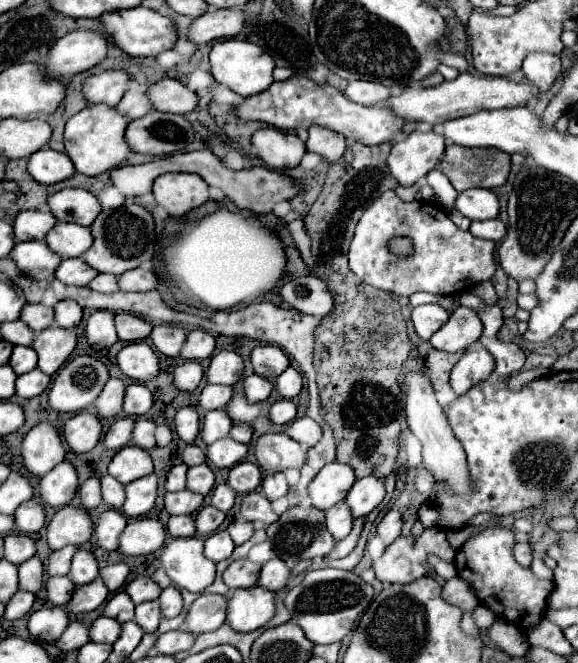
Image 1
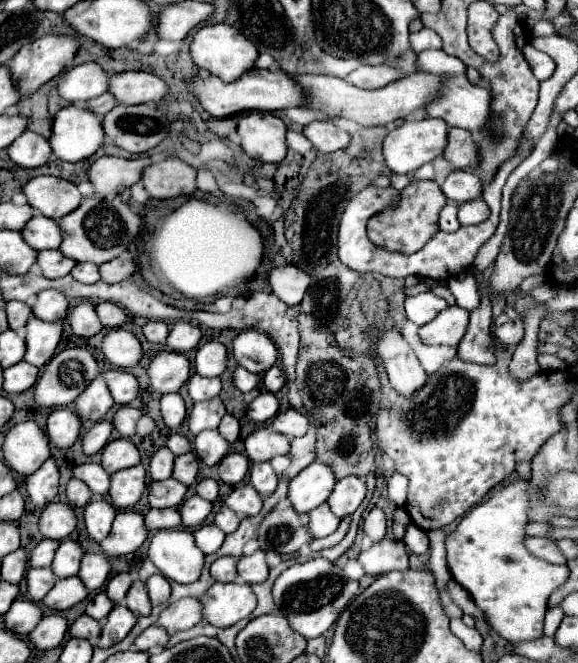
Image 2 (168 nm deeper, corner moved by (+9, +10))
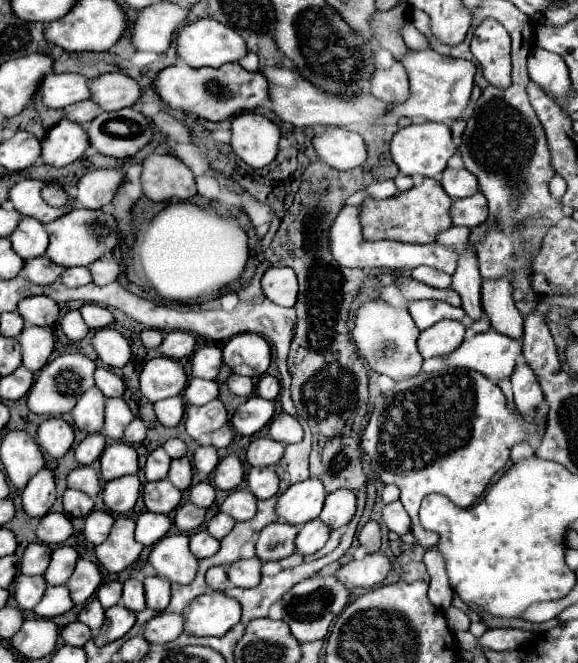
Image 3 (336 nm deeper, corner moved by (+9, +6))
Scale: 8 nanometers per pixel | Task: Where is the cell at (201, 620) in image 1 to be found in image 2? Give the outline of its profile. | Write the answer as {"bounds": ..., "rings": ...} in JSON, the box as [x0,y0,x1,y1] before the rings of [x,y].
{"bounds":[157,597,201,633],"rings":[[[185,597],[177,603],[167,605],[159,619],[157,625],[163,627],[167,633],[175,633],[175,631],[183,631],[183,629],[191,629],[201,621],[201,601]]]}

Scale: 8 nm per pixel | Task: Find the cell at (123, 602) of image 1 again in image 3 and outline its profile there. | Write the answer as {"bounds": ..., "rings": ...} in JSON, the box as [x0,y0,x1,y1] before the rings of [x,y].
{"bounds":[79,597,105,631],"rings":[[[93,597],[93,599],[85,605],[85,609],[79,613],[79,621],[85,623],[85,625],[87,625],[89,629],[93,629],[93,631],[103,625],[103,621],[105,621],[105,609],[101,607],[101,603],[99,603],[97,597]]]}

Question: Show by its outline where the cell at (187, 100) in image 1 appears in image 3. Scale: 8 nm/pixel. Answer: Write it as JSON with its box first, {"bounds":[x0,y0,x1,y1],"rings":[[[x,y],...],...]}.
{"bounds":[91,73,141,111],"rings":[[[105,73],[93,79],[91,93],[91,99],[97,101],[103,111],[119,111],[139,101],[141,87],[125,73]]]}

